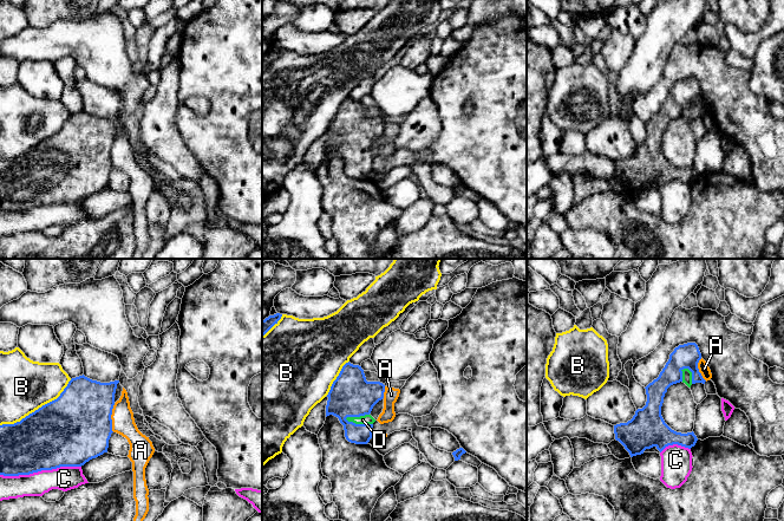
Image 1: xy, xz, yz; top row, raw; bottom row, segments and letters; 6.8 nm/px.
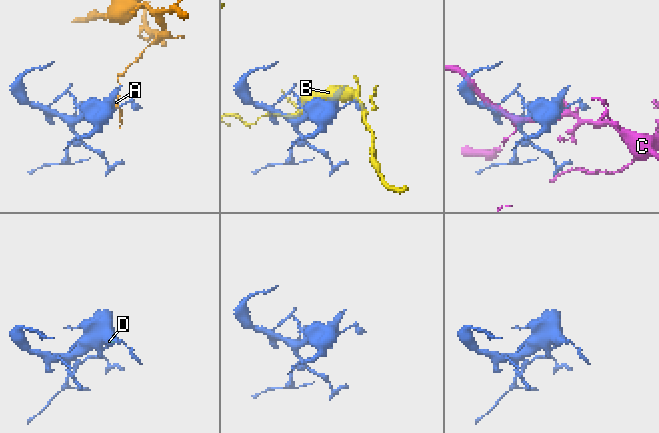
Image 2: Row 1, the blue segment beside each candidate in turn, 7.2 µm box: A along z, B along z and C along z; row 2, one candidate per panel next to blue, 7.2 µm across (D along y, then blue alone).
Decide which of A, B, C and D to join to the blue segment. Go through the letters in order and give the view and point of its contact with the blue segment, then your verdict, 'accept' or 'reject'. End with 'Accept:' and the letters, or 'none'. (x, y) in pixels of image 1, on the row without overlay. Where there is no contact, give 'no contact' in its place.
A: meets blue in xy at (110, 152); reject
B: meets blue in xy at (38, 144); reject
C: meets blue in xy at (40, 206); reject
D: meets blue in xz at (359, 160); accept
Accept: D

